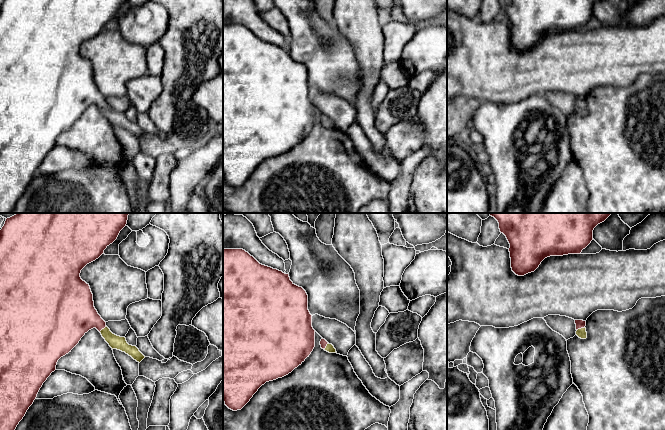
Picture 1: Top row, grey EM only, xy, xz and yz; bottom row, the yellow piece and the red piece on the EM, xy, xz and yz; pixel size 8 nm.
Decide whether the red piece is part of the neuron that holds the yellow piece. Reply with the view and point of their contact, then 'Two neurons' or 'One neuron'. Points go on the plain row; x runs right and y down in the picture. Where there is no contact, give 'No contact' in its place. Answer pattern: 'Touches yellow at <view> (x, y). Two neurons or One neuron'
Touches yellow at yz (581, 104). One neuron

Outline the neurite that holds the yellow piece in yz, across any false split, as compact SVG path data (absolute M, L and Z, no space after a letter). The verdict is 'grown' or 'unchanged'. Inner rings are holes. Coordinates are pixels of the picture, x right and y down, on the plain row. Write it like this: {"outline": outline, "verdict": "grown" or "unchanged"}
{"outline": "M575 96L576 100L576 111L581 115L587 114L587 108L586 108L586 97L583 96Z", "verdict": "grown"}

